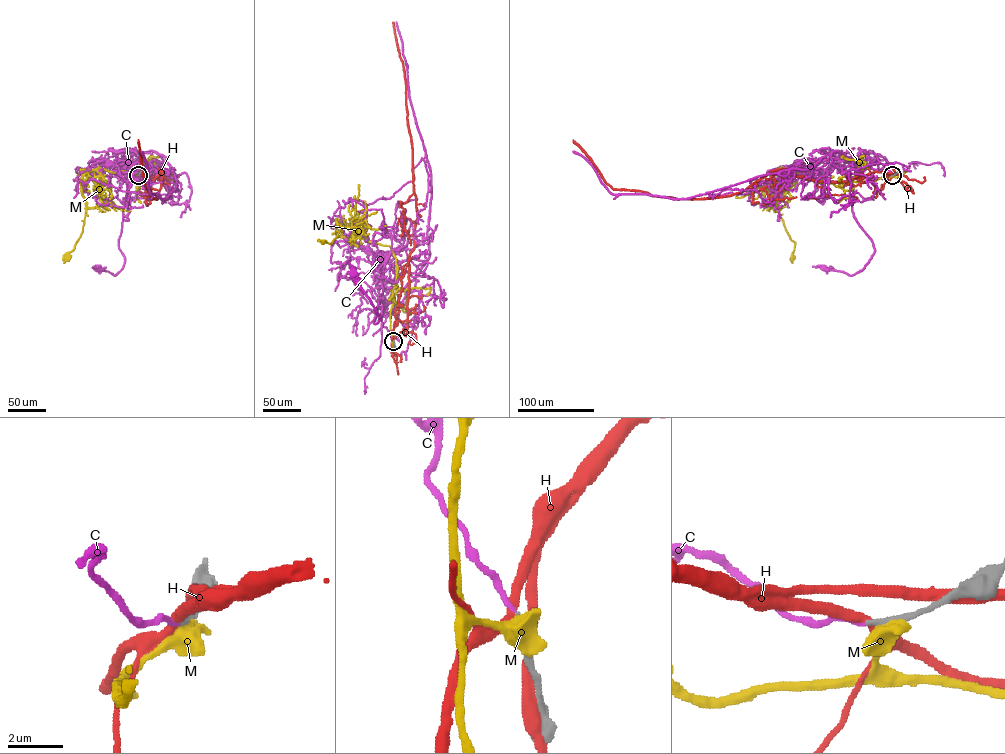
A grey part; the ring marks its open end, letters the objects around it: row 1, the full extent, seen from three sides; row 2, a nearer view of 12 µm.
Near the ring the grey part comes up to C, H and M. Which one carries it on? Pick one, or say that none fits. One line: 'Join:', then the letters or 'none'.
Join: C

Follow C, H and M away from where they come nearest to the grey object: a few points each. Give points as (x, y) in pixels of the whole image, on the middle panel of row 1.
C: (393, 340), (381, 327), (383, 298), (374, 323), (378, 313), (353, 273)
H: (393, 341), (407, 325), (408, 258), (415, 244), (417, 217), (404, 69), (393, 22)
M: (393, 341), (390, 318), (397, 265), (391, 248), (363, 239), (338, 219), (338, 235), (331, 244), (323, 242)

